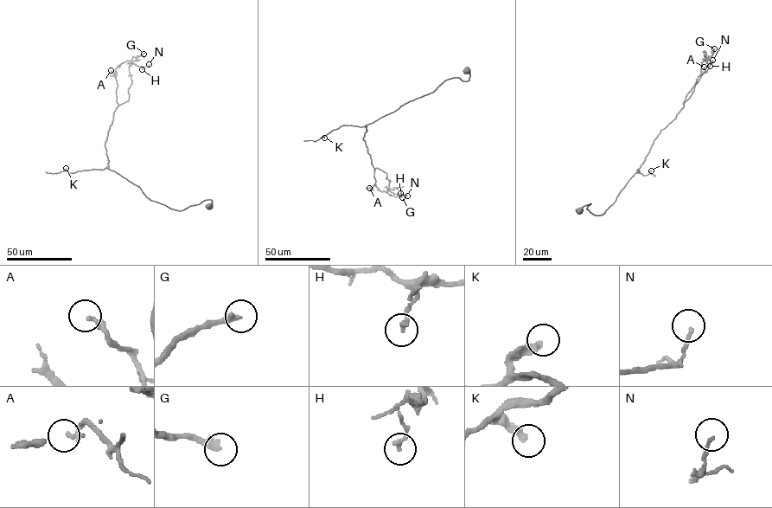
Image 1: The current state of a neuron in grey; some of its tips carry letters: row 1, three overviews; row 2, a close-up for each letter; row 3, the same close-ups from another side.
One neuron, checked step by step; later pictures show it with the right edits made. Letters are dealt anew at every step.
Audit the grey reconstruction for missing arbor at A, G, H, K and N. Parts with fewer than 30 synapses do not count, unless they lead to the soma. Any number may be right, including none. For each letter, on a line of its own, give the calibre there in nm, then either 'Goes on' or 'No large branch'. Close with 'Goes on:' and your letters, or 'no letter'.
A: Thickness 190 nm. No large branch
G: Thickness 280 nm. Goes on
H: Thickness 220 nm. No large branch
K: Thickness 320 nm. Goes on
N: Thickness 150 nm. No large branch
Goes on: G, K

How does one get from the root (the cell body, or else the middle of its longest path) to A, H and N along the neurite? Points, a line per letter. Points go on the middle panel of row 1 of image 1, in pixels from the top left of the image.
A: (468, 70), (468, 80), (448, 79), (433, 92), (366, 125), (363, 139), (376, 168), (375, 182), (369, 188)
H: (468, 70), (468, 80), (448, 79), (366, 125), (363, 139), (372, 163), (386, 173), (386, 191), (400, 193)
N: (468, 70), (468, 80), (448, 79), (366, 125), (363, 139), (373, 167), (386, 173), (386, 191), (407, 196)

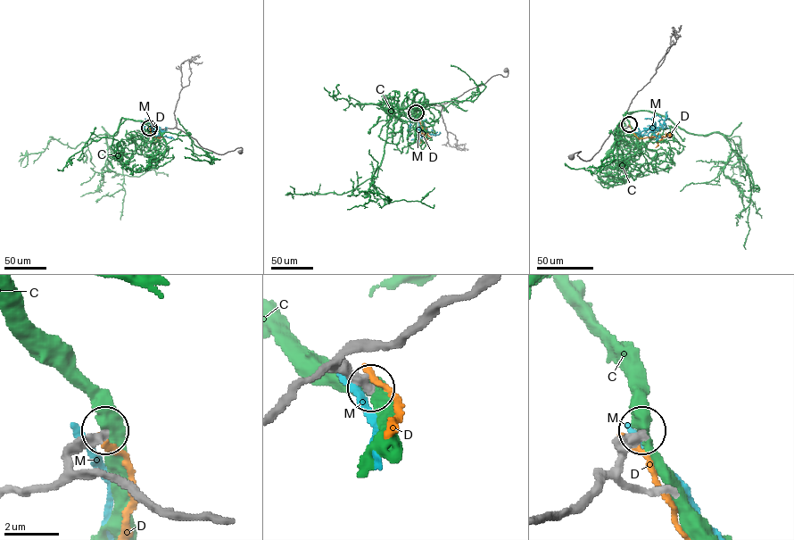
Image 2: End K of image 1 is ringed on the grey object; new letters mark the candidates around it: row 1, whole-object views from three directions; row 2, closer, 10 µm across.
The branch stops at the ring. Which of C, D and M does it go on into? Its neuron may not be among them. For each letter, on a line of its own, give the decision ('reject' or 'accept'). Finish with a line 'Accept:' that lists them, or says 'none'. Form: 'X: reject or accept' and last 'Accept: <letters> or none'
C: reject
D: reject
M: reject
Accept: none

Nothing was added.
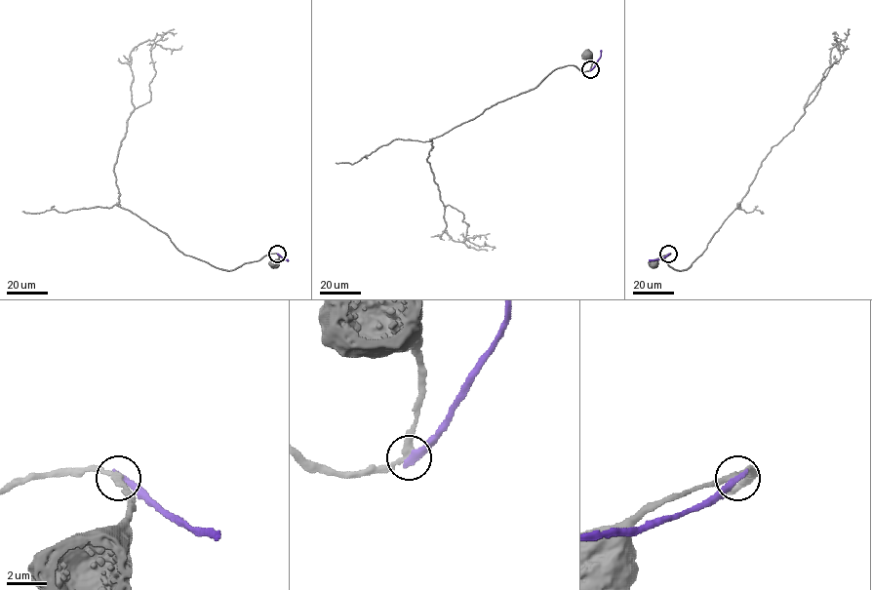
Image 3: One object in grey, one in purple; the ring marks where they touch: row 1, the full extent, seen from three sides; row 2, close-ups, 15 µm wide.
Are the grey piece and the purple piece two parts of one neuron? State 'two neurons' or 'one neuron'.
two neurons

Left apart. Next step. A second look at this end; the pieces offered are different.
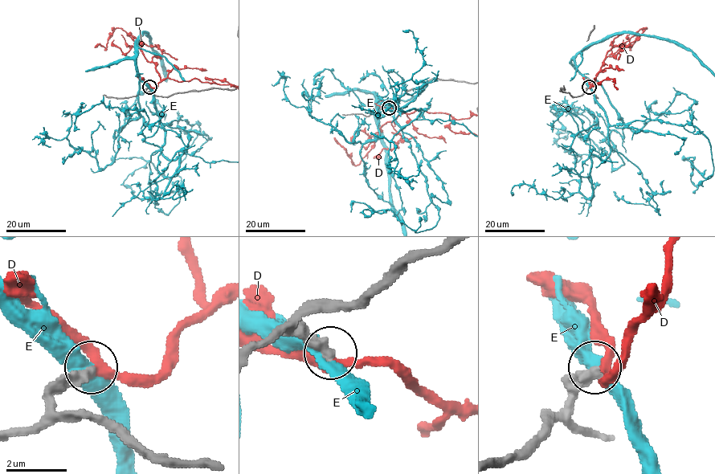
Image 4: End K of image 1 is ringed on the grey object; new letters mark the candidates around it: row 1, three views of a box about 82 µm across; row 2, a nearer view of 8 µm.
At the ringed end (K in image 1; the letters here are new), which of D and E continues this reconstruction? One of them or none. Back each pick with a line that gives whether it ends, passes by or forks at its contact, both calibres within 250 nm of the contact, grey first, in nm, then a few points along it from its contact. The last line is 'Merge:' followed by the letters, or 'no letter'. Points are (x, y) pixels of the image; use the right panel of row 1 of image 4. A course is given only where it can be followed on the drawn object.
D: it passes by; calibres 360 and 280 nm; course (589, 87), (609, 51), (627, 41), (640, 29), (646, 29), (631, 47), (623, 44), (618, 47)
Merge: D

